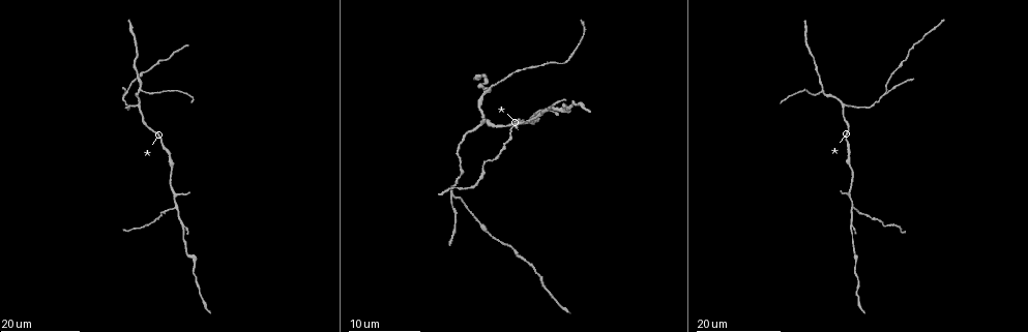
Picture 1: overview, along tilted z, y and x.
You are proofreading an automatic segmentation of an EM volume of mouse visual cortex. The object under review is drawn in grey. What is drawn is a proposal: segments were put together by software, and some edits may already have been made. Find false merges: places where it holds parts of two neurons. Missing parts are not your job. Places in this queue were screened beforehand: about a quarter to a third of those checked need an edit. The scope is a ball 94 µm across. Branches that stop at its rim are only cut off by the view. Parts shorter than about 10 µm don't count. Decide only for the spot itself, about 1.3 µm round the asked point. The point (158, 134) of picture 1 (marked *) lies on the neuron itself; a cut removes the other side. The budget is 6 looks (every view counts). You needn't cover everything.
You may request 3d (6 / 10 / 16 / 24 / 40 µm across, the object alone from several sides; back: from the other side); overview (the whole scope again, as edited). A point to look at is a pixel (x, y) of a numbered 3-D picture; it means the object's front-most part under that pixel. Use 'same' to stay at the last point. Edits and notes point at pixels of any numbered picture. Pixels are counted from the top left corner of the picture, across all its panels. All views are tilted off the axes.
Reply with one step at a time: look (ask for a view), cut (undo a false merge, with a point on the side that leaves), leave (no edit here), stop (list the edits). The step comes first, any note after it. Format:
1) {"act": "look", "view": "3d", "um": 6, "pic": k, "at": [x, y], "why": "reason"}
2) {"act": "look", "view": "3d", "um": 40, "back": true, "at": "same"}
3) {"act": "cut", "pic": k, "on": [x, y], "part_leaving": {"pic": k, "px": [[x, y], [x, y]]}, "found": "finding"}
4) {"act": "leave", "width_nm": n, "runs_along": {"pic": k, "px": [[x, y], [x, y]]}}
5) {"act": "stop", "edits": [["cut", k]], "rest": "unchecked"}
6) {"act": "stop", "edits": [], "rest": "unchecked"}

{"act": "look", "view": "3d", "um": 16, "pic": 1, "at": [486, 91], "why": "a fork"}

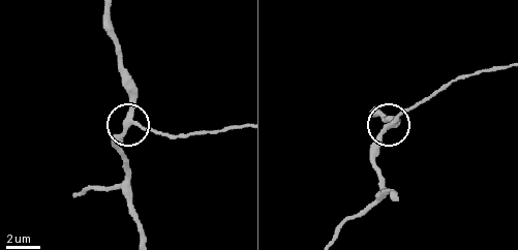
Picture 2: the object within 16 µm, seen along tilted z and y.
{"act": "look", "view": "3d", "um": 10, "pic": 2, "at": [128, 121]}

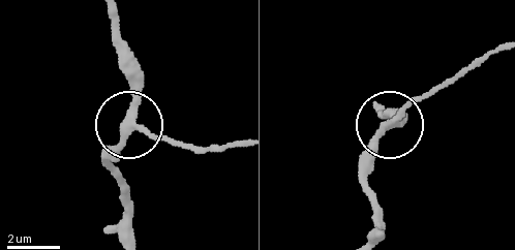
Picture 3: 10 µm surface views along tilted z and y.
{"act": "look", "view": "3d", "um": 6, "pic": 3, "at": [392, 122]}

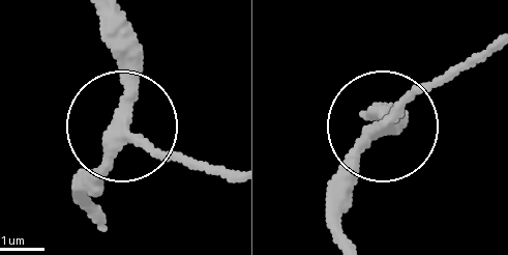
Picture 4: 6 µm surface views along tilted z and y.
{"act": "leave", "arms": 3, "runs_along": {"pic": 4, "px": [[98, 221], [87, 189], [118, 118], [116, 15]]}, "found": "continuous, no second neuron"}

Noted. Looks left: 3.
{"act": "look", "view": "3d", "um": 16, "pic": 1, "at": [885, 93]}

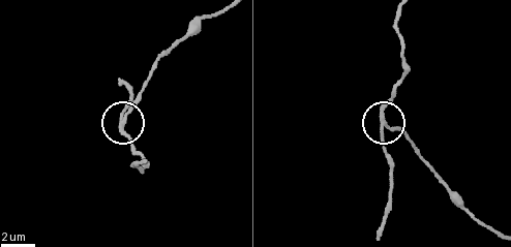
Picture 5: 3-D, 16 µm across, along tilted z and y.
{"act": "look", "view": "3d", "um": 10, "pic": 5, "at": [385, 123], "why": "zoom in"}

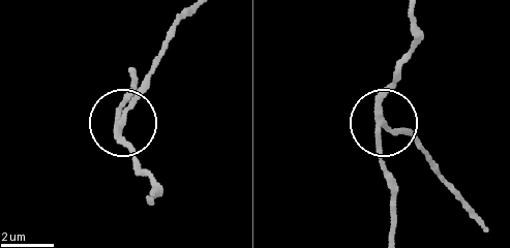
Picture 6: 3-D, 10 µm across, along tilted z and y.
{"act": "leave", "arms": 3, "runs_along": {"pic": 6, "px": [[410, 11], [407, 55], [381, 109], [384, 127], [415, 137]]}, "found": "all the same neuron"}

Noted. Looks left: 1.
{"act": "stop", "edits": [], "rest": "unchecked"}

